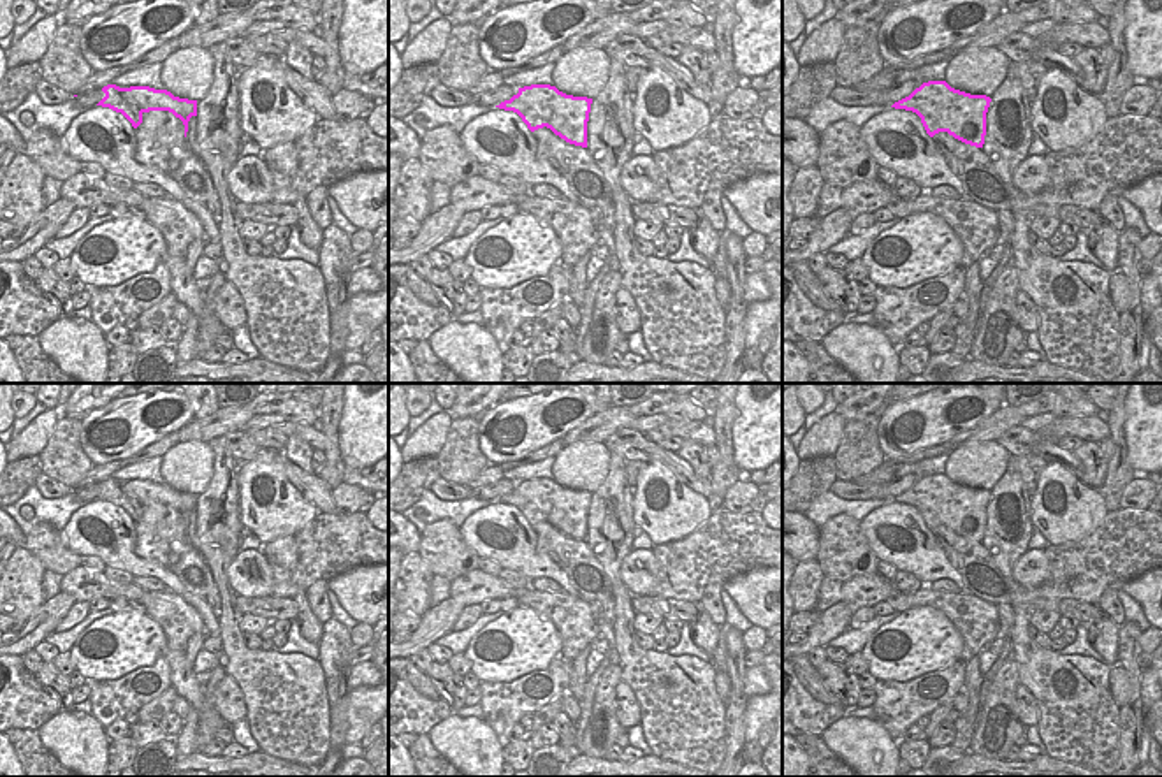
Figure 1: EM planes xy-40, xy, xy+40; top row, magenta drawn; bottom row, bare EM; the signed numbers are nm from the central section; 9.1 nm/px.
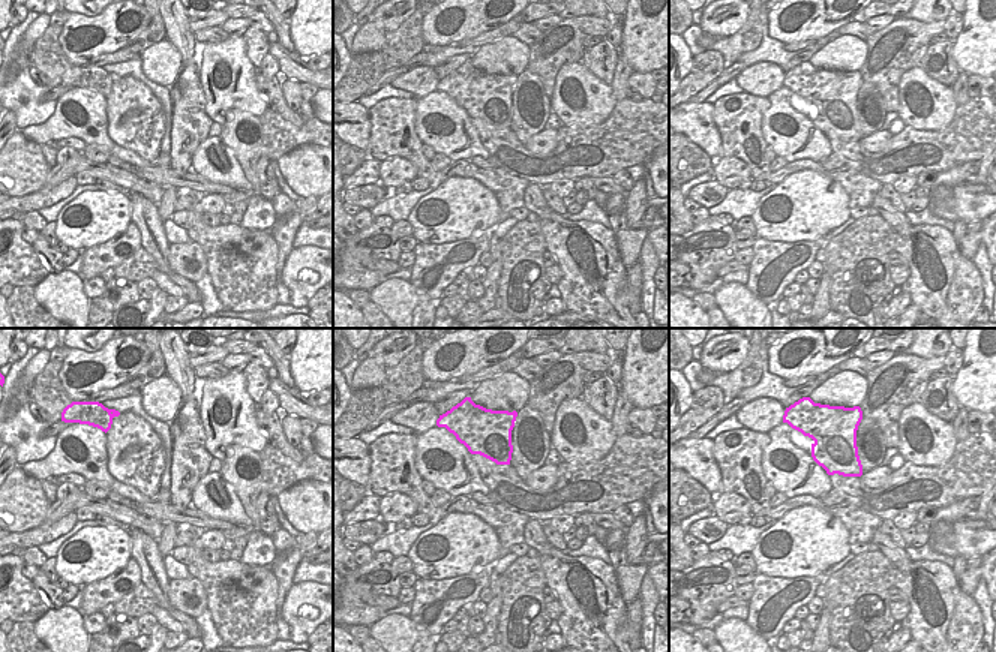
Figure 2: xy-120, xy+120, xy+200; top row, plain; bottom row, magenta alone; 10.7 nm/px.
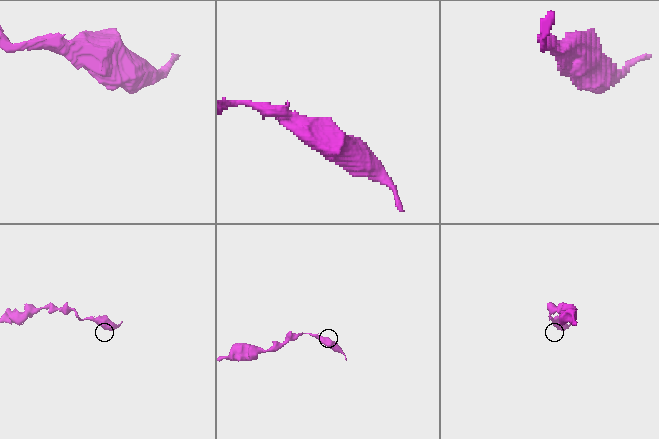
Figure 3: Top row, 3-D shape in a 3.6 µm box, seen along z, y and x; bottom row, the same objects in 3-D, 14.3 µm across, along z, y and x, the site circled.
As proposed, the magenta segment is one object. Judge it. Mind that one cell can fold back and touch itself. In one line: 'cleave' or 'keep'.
cleave

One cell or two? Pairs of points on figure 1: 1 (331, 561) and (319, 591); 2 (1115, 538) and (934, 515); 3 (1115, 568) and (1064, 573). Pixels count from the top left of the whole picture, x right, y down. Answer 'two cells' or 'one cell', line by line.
1: two cells
2: one cell
3: one cell

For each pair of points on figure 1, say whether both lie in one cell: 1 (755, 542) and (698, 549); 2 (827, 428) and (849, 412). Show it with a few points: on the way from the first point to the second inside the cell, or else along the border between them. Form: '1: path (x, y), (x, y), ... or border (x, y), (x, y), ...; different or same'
1: path (740, 544), (712, 549); same
2: border (837, 410), (846, 421); different

